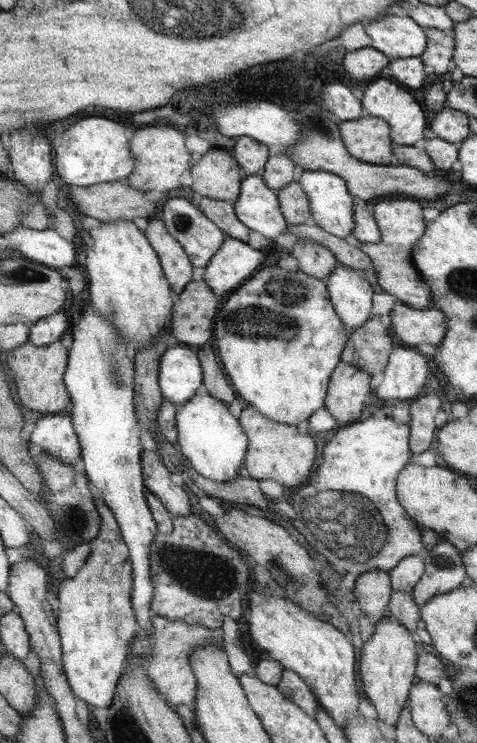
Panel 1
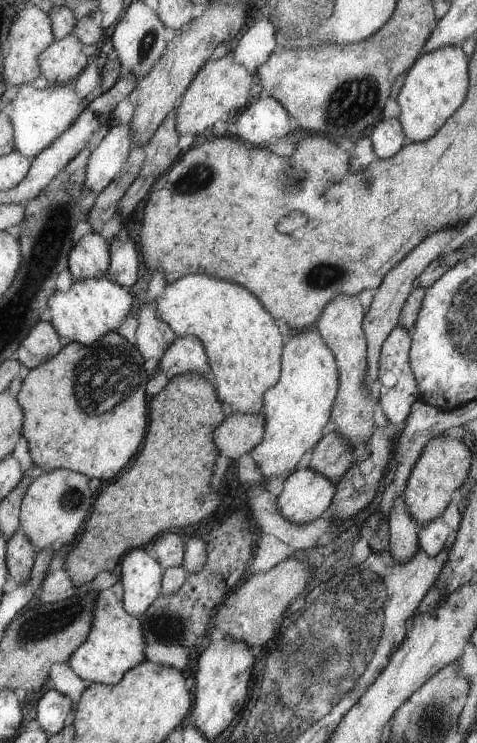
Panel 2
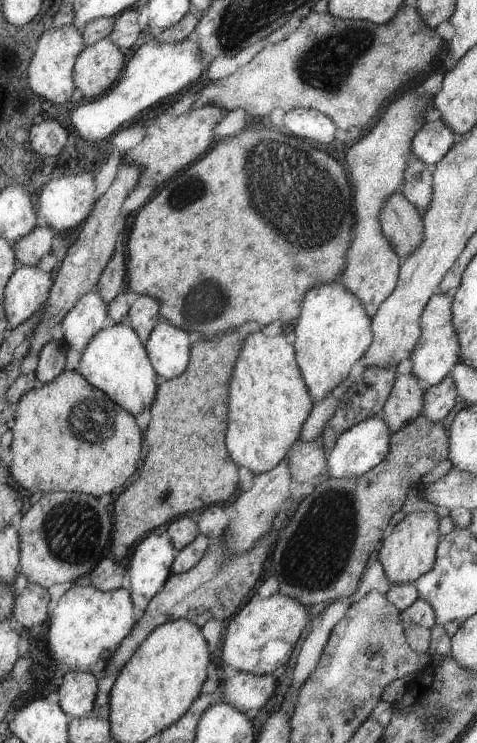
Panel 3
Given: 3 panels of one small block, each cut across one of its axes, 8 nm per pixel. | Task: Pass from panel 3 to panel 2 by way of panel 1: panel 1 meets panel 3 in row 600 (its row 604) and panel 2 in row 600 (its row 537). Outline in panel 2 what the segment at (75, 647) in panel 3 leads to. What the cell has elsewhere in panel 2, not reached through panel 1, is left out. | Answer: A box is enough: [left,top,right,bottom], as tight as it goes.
[67,579,147,685]

